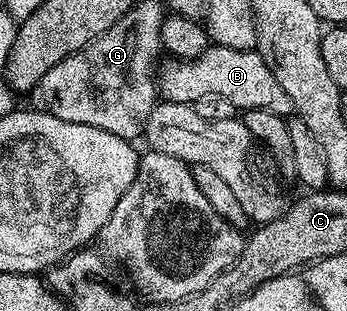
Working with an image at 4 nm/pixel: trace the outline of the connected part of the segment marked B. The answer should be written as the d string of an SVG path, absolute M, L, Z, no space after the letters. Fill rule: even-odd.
M209 45L208 50L193 62L169 57L158 66L158 94L165 102L191 104L198 100L198 96L222 96L230 100L230 104L234 104L240 112L265 110L285 116L293 113L290 96L286 96L282 84L274 80L274 72L266 68L266 60L262 60L256 50Z

